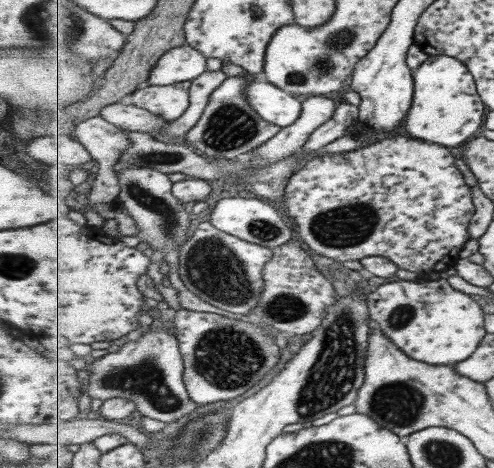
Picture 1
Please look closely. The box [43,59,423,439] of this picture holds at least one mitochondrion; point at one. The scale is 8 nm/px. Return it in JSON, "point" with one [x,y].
{"point":[331,378]}

